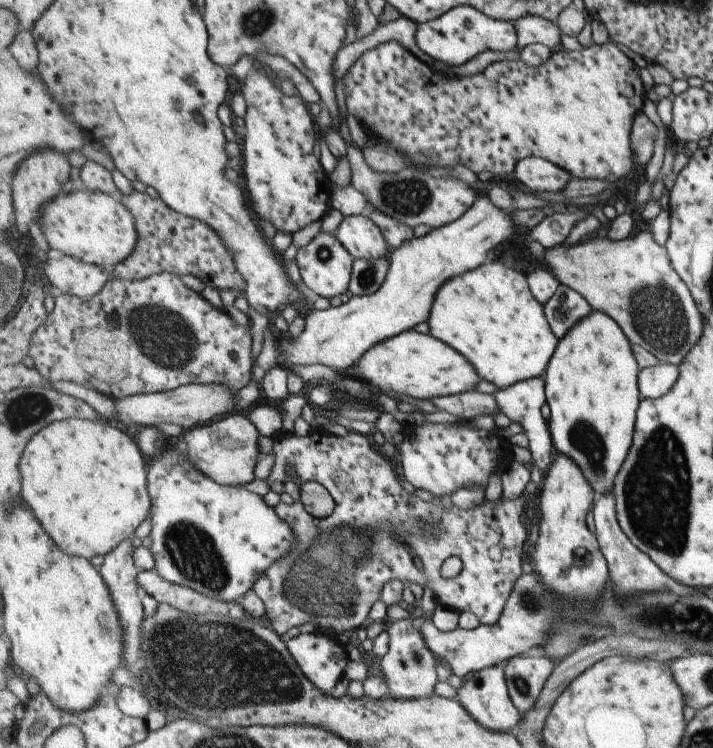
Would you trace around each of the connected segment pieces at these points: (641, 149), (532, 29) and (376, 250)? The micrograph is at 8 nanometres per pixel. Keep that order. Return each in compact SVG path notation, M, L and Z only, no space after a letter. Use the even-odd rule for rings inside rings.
M641 111L637 114L636 121L633 122L632 143L633 150L636 151L636 164L641 170L653 158L657 134L659 134L659 128L655 126L655 122L645 112Z
M527 14L515 21L515 30L519 36L519 49L535 43L549 46L554 52L561 50L561 29L557 23L541 16Z
M368 214L344 217L335 235L355 259L379 260L391 255L384 231Z

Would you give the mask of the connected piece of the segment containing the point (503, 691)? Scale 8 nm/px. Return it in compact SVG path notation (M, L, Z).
M504 664L492 666L488 669L480 670L479 673L473 673L468 676L467 680L463 680L462 685L458 689L459 702L465 706L465 710L473 715L487 730L497 732L515 731L522 720L522 714L513 704L509 689L508 681L505 678Z

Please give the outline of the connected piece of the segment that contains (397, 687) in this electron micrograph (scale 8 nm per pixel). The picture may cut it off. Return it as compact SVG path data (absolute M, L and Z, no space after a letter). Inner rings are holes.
M413 618L399 619L394 621L387 630L389 636L388 652L379 659L379 666L383 668L385 678L389 680L389 695L399 700L413 698L427 698L435 695L435 686L439 682L437 676L437 660L433 651L423 640L423 632L415 628L411 621Z

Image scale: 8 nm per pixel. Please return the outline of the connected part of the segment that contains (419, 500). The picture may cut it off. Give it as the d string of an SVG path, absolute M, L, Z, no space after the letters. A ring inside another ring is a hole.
M311 430L306 436L282 432L273 441L275 466L269 476L271 490L286 492L294 499L291 505L280 502L275 506L275 510L297 532L297 544L293 546L291 554L283 556L275 566L261 576L253 589L266 604L265 621L281 636L290 628L303 624L313 624L315 628L323 630L334 630L336 634L363 627L367 622L365 618L372 613L376 602L380 601L384 586L391 580L401 580L406 584L413 582L421 587L431 588L438 605L447 606L460 613L472 612L482 624L495 624L501 618L517 580L524 574L521 566L525 566L527 560L525 542L529 532L525 530L525 498L507 500L502 495L495 502L484 500L477 506L464 510L454 505L445 508L441 506L441 501L433 501L434 497L430 492L417 488L415 508L407 512L397 512L393 510L393 490L397 490L393 486L397 482L395 472L389 472L391 467L387 457L375 448L369 448L369 456L373 456L373 462L377 466L371 478L381 488L381 482L387 482L385 486L389 488L383 488L385 492L359 492L359 496L341 496L341 492L337 492L337 498L334 498L335 512L327 518L317 518L305 510L305 504L301 500L301 488L305 482L311 481L320 482L323 486L331 488L333 480L327 480L327 470L319 470L323 472L321 476L311 476L311 444L315 442L315 432ZM288 465L294 469L297 483L287 475L285 468ZM393 533L397 533L400 539L395 540Z

